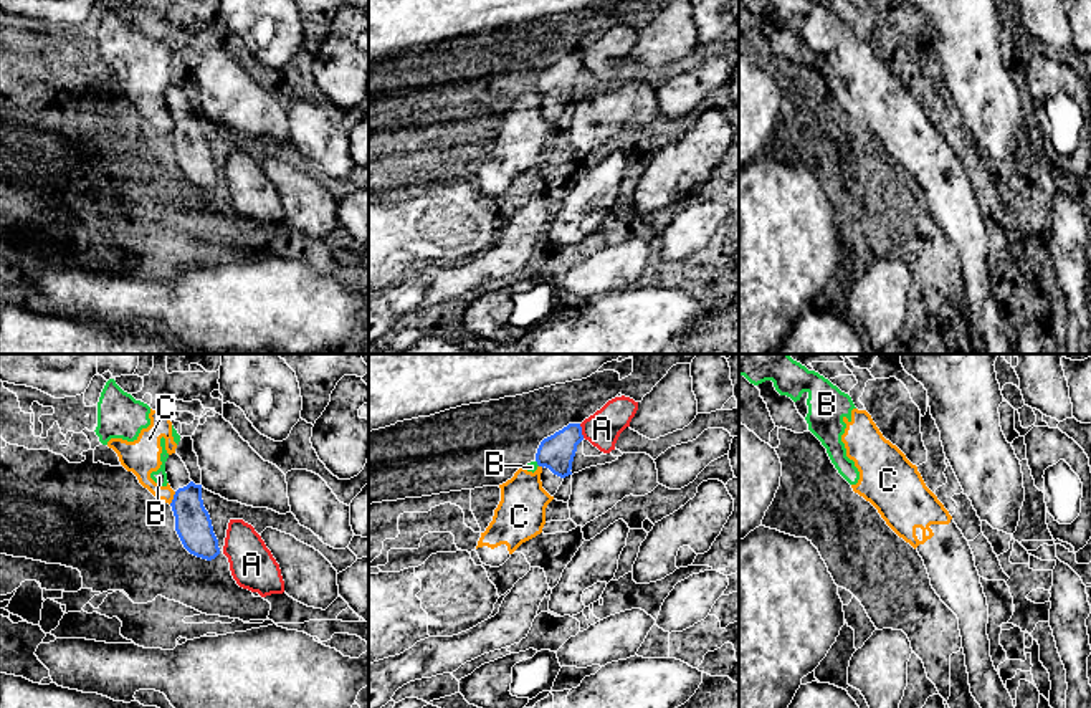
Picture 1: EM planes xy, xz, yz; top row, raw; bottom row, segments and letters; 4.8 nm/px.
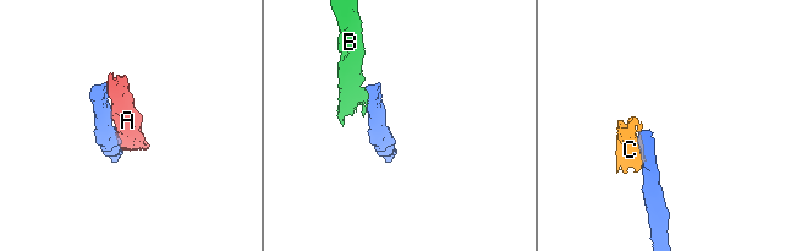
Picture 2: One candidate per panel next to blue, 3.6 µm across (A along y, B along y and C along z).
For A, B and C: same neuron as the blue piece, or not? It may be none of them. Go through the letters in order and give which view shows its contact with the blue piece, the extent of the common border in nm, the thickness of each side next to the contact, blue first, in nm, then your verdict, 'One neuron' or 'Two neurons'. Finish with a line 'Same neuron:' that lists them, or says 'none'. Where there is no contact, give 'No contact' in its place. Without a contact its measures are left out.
A: Touches blue in xz. Shared border 80 nm. Thickness 170 nm (blue) against 170 nm. Two neurons
B: Touches blue in xz. Shared border 40 nm. Thickness 170 nm (blue) against 50 nm. Two neurons
C: Touches blue in xy. Shared border 70 nm. Thickness 180 nm (blue) against 160 nm. Two neurons
Same neuron: none

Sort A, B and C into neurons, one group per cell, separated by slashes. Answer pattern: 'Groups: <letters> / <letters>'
Groups: A / B C

